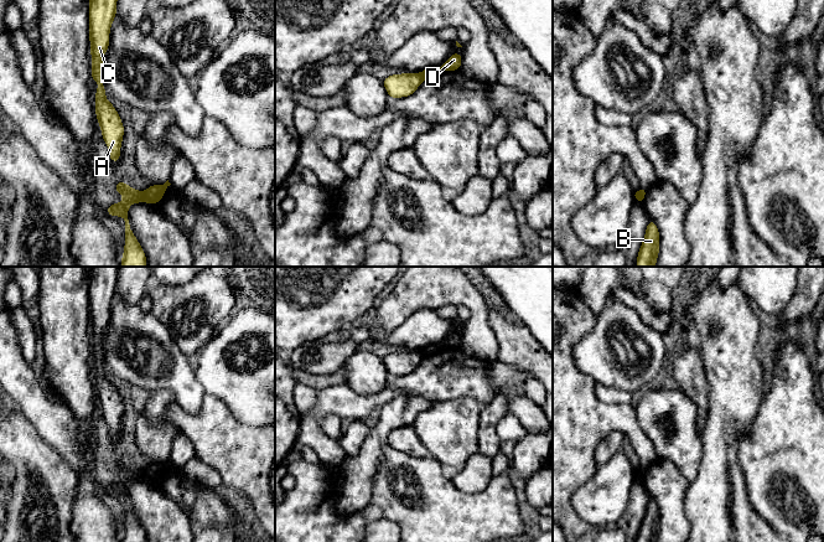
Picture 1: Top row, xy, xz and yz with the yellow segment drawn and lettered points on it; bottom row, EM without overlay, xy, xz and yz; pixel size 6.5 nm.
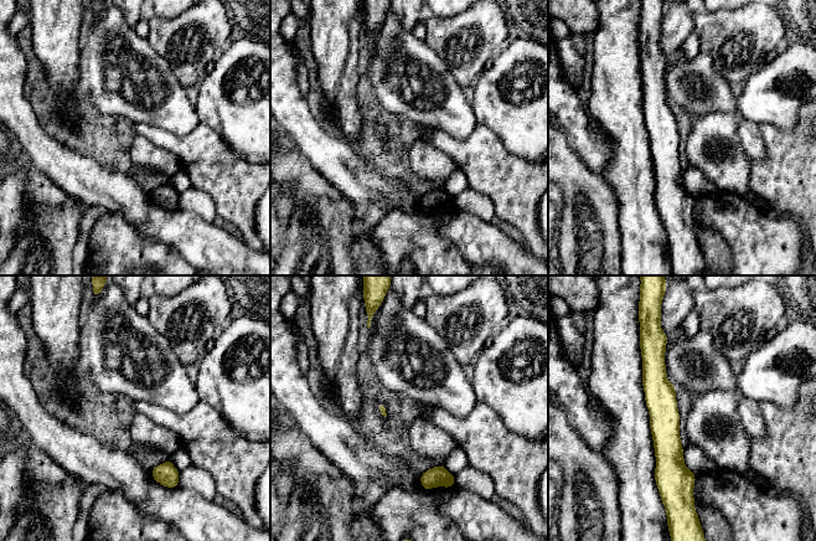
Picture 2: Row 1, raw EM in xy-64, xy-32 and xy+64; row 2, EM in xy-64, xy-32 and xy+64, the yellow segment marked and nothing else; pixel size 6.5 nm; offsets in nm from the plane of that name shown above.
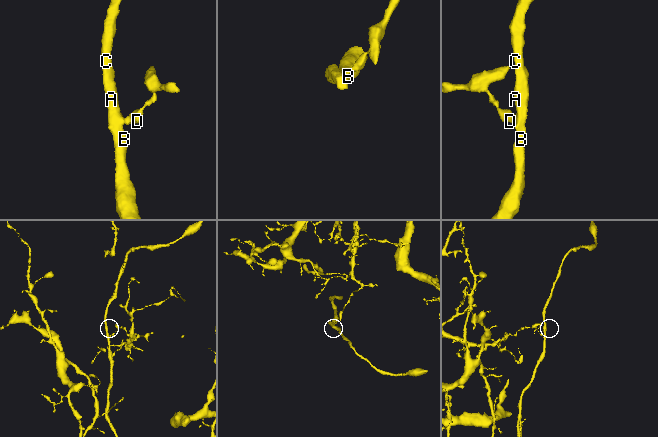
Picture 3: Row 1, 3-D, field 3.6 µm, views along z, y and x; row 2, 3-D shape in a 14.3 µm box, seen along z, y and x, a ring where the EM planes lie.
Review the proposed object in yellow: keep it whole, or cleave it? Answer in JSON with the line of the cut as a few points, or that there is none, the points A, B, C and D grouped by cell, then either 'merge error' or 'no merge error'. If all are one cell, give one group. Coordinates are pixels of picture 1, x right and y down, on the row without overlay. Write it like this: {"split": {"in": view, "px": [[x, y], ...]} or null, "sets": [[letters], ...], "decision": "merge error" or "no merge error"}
{"split": {"in": "xy", "px": [[143, 470], [146, 479]]}, "sets": [["A", "B", "C"], ["D"]], "decision": "merge error"}

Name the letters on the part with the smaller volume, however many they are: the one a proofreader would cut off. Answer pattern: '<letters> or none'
A, B, C

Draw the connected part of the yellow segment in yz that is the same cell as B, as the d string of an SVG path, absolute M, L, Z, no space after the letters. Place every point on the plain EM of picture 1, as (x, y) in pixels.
M649 496L644 517L637 533L637 542L655 542L659 532L659 510L655 500Z

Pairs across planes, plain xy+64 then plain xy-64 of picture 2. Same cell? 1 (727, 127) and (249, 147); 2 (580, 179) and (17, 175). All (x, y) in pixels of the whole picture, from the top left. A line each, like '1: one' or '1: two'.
1: one
2: two

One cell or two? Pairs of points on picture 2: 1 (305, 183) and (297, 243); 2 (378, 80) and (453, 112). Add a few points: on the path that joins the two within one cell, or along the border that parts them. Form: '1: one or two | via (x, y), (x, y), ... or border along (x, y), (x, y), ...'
1: one | via (315, 200), (323, 216), (324, 227), (314, 235)
2: one | via (397, 80), (412, 81), (434, 99)

